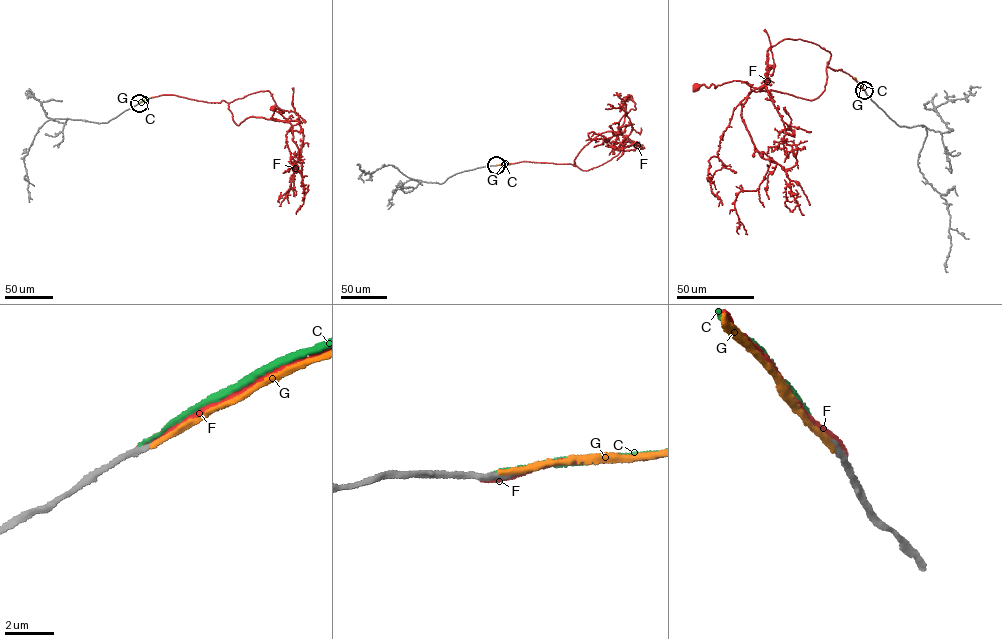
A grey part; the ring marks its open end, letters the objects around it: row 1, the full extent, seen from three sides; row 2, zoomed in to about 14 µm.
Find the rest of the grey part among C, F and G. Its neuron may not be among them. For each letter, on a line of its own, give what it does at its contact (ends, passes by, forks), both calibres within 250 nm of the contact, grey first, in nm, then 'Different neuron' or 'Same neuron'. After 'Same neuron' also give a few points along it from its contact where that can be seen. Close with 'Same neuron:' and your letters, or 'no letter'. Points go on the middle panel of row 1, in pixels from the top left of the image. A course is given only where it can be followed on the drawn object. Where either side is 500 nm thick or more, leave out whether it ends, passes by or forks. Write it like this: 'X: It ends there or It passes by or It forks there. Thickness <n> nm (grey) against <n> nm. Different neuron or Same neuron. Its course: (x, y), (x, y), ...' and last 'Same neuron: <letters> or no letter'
C: It ends there. Thickness 280 nm (grey) against 90 nm. Different neuron
F: It ends there. Thickness 280 nm (grey) against 240 nm. Different neuron
G: It ends there. Thickness 200 nm (grey) against 220 nm. Same neuron. Its course: (495, 165), (510, 164)
Same neuron: G

